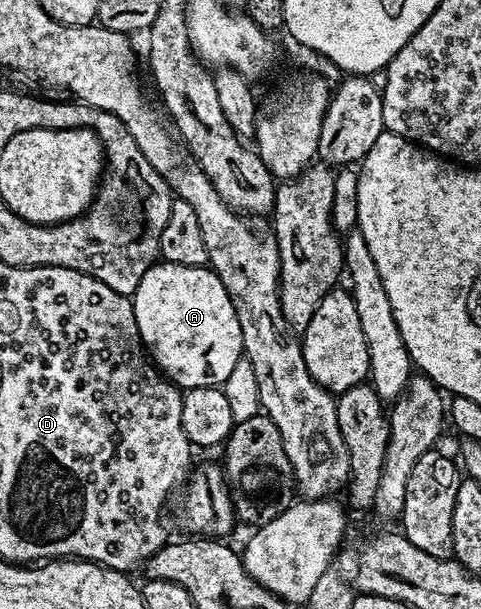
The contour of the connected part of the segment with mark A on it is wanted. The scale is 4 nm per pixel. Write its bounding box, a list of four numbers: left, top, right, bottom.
[131,261,243,389]

